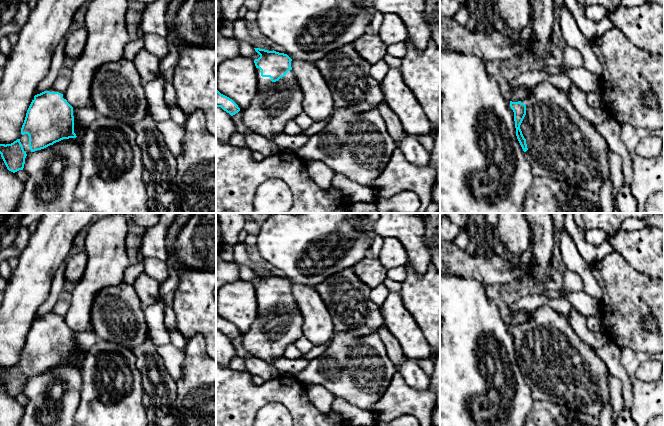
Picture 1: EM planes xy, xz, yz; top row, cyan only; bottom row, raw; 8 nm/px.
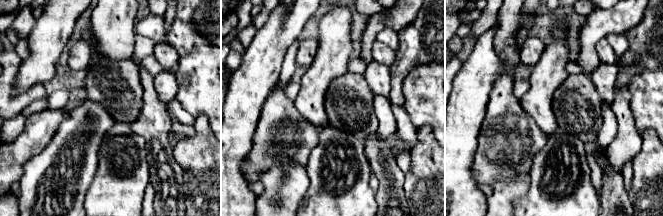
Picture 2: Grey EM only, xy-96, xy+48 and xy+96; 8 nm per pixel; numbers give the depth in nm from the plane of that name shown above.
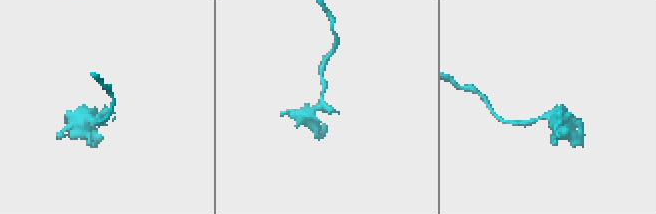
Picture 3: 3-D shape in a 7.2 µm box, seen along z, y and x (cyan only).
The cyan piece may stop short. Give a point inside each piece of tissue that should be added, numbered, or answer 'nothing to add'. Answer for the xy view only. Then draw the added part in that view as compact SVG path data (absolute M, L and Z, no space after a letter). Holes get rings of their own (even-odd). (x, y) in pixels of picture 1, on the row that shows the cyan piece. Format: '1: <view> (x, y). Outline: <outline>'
1: xy (24, 139). Outline: M20 134L19 139L20 139L20 142L23 146L24 151L28 155L31 152L30 147L29 147L29 136L28 136L28 134L24 134L24 135Z

